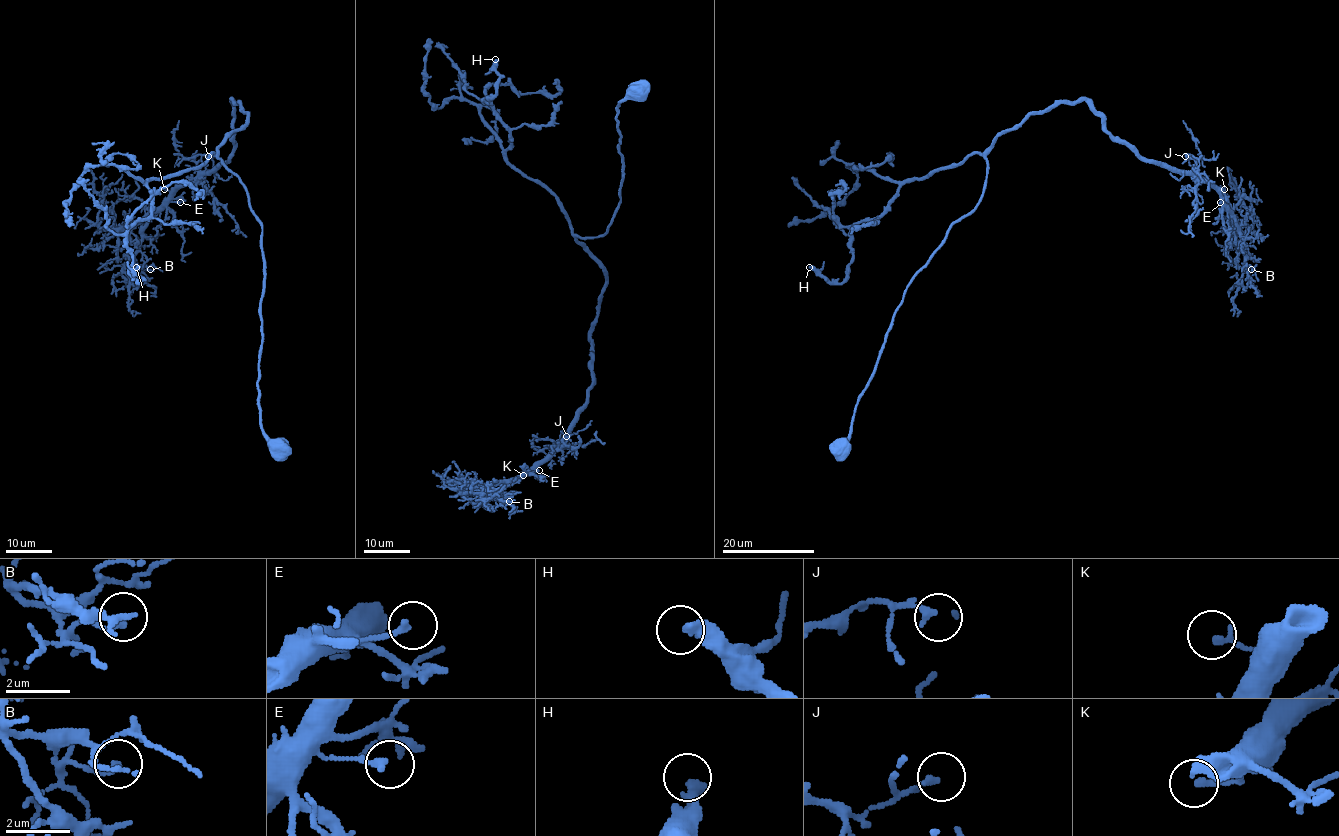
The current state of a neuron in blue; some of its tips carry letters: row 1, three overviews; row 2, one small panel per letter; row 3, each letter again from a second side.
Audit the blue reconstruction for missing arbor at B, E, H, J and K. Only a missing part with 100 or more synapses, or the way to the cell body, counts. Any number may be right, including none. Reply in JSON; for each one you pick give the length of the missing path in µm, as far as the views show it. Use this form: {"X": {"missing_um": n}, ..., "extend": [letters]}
{"H": {"missing_um": 25}, "extend": ["H"]}

